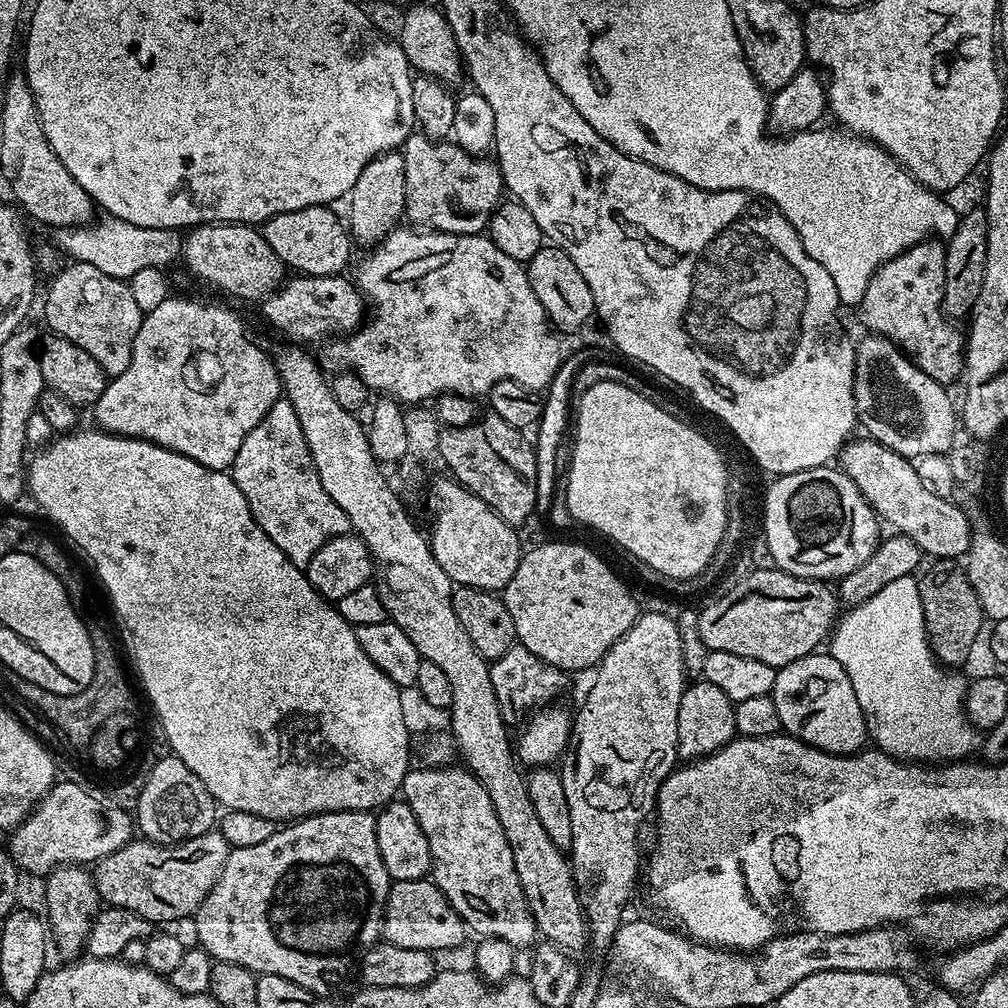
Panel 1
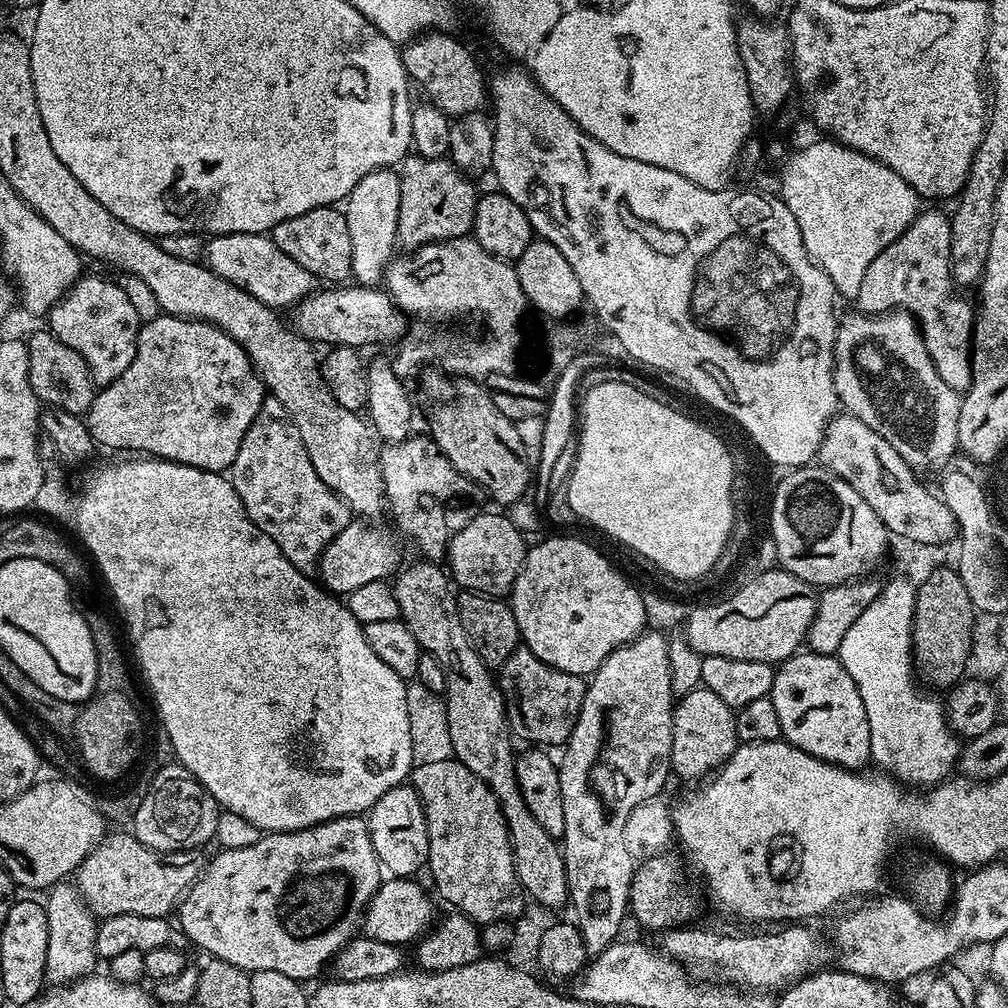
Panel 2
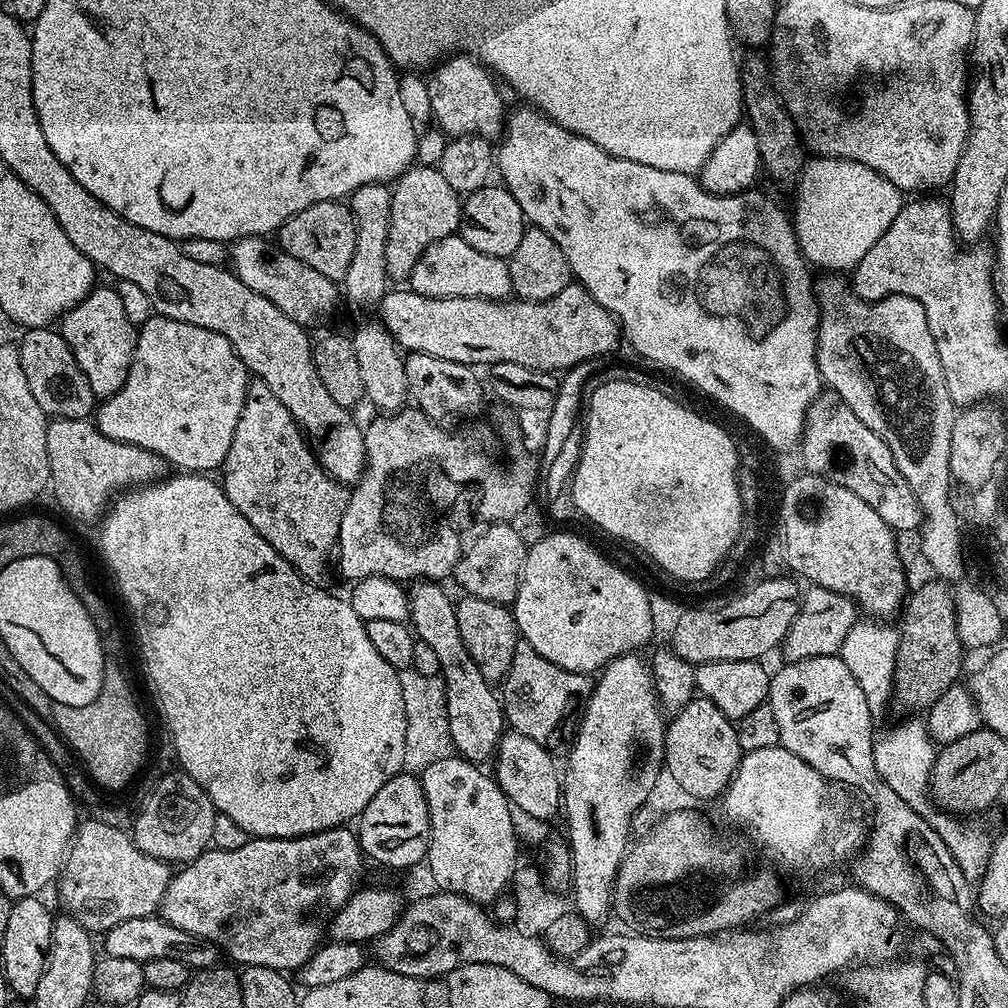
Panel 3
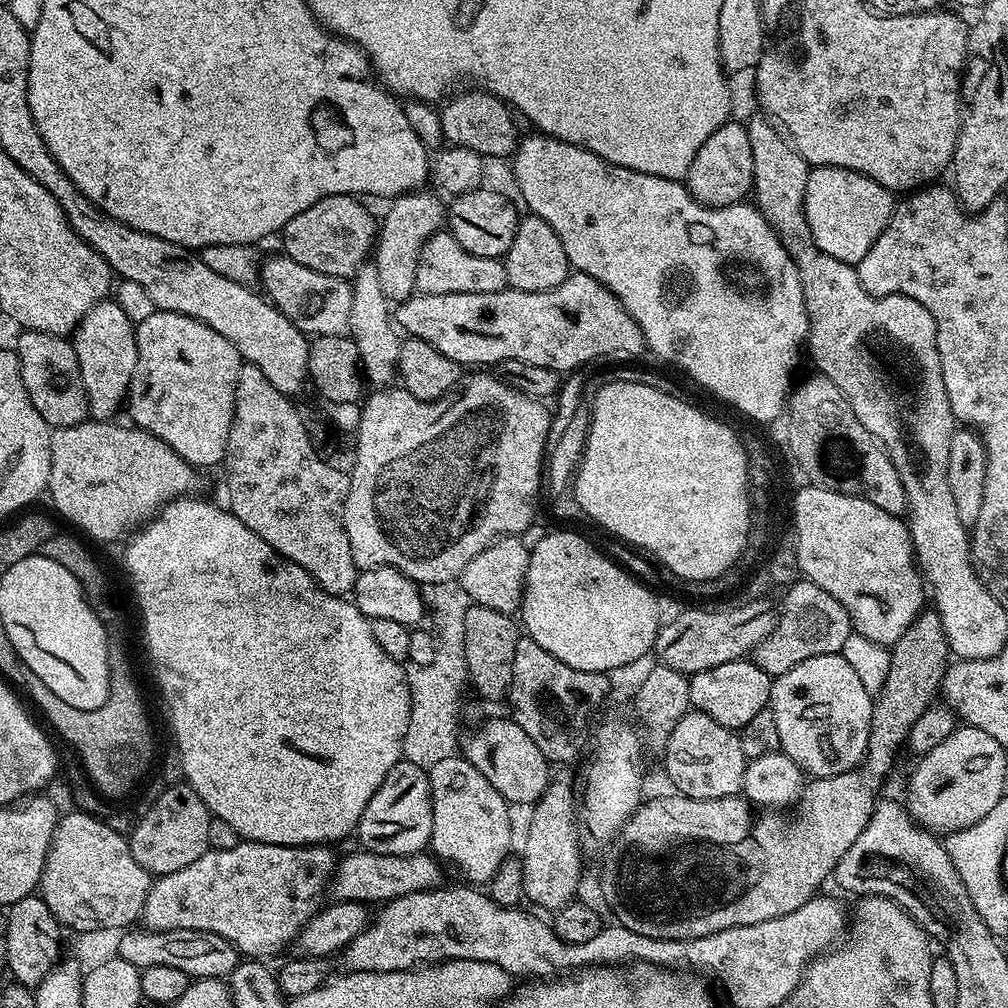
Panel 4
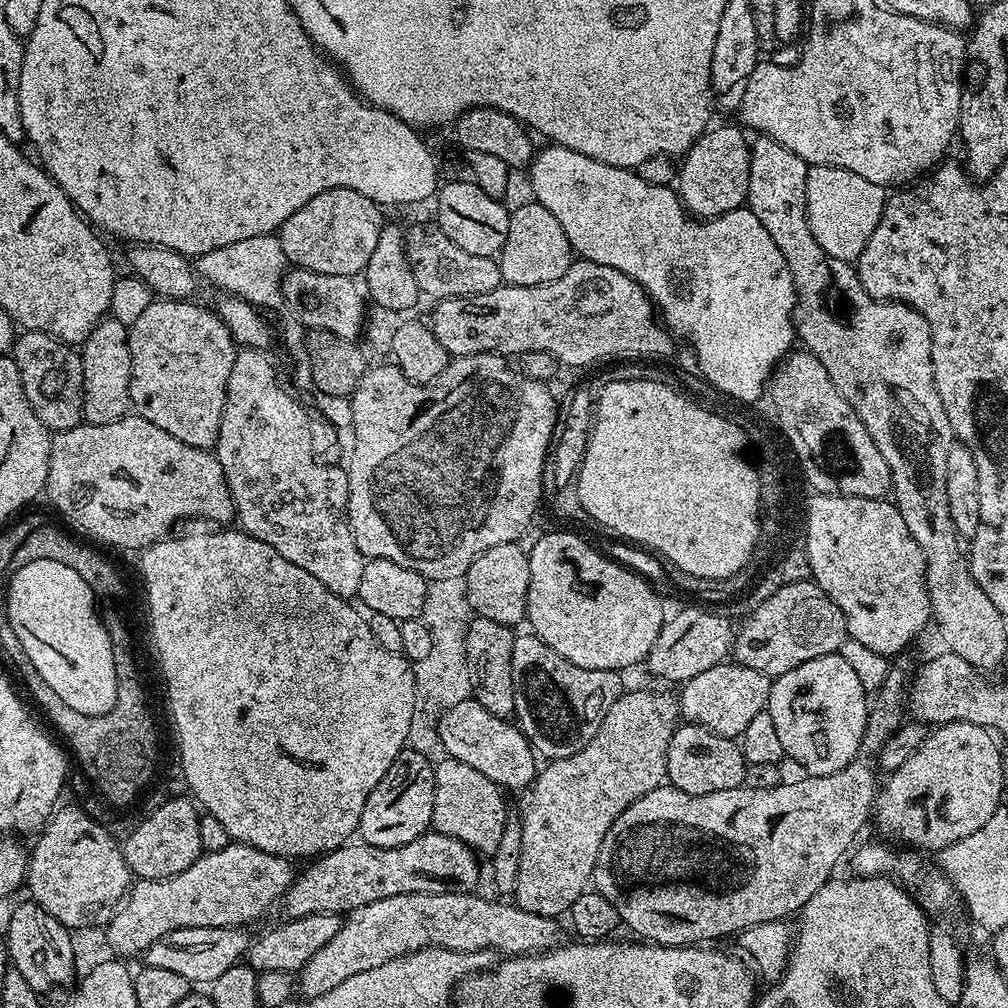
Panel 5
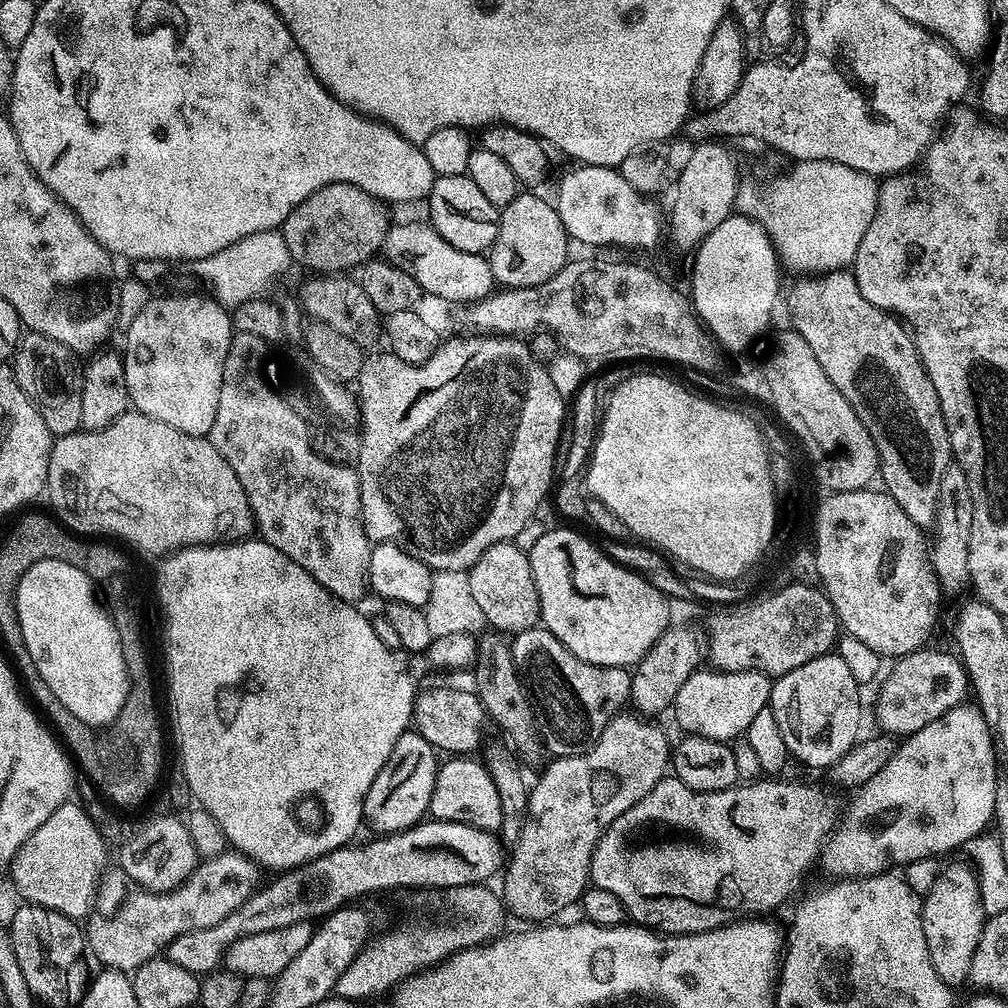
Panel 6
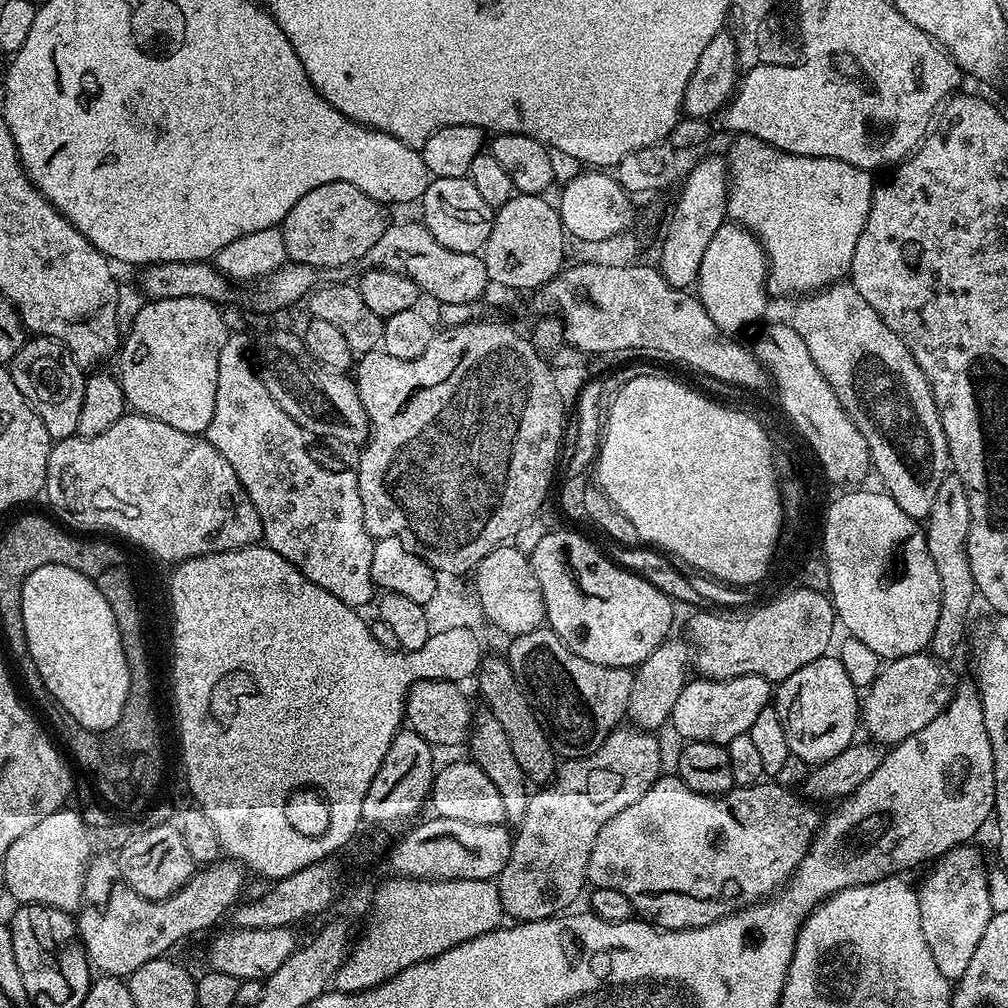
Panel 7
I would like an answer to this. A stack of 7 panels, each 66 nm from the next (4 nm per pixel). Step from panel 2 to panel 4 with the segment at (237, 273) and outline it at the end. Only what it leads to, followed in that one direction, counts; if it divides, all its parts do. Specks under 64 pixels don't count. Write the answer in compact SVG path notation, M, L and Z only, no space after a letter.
M277 254L258 268L258 284L266 293L267 299L298 330L309 337L346 336L350 330L350 310L354 306L352 285L343 276L318 274L318 270L310 270L301 264L295 264L289 256Z

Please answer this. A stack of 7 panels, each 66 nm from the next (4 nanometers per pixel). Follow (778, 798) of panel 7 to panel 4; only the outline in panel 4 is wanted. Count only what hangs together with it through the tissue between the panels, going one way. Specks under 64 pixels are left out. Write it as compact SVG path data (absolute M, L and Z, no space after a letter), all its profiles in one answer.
M924 610L921 611L921 614L918 618L914 618L914 622L906 630L906 634L902 634L902 638L898 638L898 642L894 645L891 645L890 648L890 670L886 674L886 682L882 686L882 690L878 693L875 693L874 699L872 701L872 725L870 726L870 738L868 739L868 745L866 746L866 754L864 755L864 760L860 764L859 768L852 768L848 772L843 772L842 774L834 774L833 776L826 776L823 778L812 778L805 783L801 793L798 803L795 805L794 811L796 811L796 817L793 818L792 824L787 820L786 817L780 816L779 811L776 810L764 810L761 811L761 816L757 818L752 811L754 811L753 805L749 803L743 795L731 796L730 798L689 798L689 796L682 796L679 794L671 794L672 796L660 796L657 800L648 800L645 799L641 803L640 807L633 812L632 816L624 825L620 828L620 831L617 832L615 840L611 841L610 848L612 848L612 853L609 854L608 860L612 865L608 868L608 873L604 876L604 896L608 899L608 904L612 907L612 912L616 915L615 919L618 923L623 926L623 928L629 928L634 930L634 934L642 934L646 938L658 938L659 940L693 940L694 938L706 938L710 934L718 934L718 930L730 930L731 928L737 928L738 926L750 926L751 924L757 924L758 922L766 922L770 918L782 918L782 914L790 914L790 910L798 910L798 906L802 906L808 900L812 899L813 896L817 895L821 891L820 888L824 884L824 879L831 877L833 872L836 869L836 864L846 854L850 846L853 846L854 842L857 841L858 836L866 830L867 823L871 820L871 812L875 808L876 801L881 795L880 787L884 784L884 775L892 768L892 763L896 760L896 751L899 750L900 746L907 741L908 735L910 734L910 726L914 726L914 722L918 722L918 718L922 718L922 714L926 709L933 707L934 699L932 700L932 695L935 697L938 692L938 685L940 683L940 677L943 676L944 672L948 668L950 663L950 649L948 647L948 638L946 636L946 630L942 626L942 618L937 614L935 610Z

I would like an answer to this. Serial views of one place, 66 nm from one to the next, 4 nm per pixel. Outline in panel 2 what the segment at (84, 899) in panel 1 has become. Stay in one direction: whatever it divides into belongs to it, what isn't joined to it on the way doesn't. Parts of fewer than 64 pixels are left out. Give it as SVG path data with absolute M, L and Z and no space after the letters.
M61 882L47 889L46 930L48 945L46 946L46 970L44 979L49 985L63 986L73 984L83 976L91 976L97 971L98 957L96 954L97 917L86 906L80 897L80 889L72 882Z

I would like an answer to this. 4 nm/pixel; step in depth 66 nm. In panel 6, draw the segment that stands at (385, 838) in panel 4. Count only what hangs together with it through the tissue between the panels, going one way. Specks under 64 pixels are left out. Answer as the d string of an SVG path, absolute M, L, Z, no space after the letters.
M409 730L394 742L394 750L390 750L390 758L382 770L378 770L378 778L374 778L374 786L364 799L364 820L376 834L404 832L421 823L429 815L430 798L436 785L436 769L438 767L437 749L433 748L419 732Z

